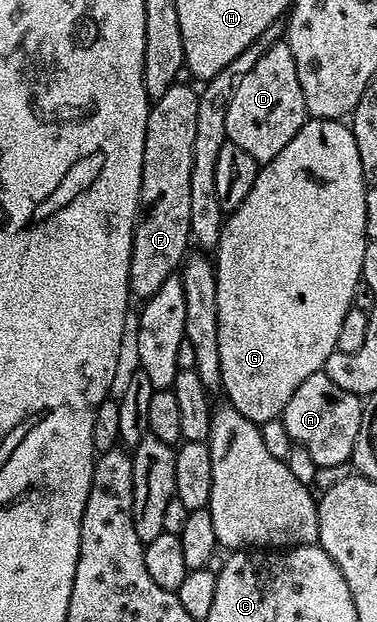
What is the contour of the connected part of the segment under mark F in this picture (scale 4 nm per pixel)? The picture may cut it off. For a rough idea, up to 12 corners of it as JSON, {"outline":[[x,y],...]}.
{"outline":[[199,93],[150,107],[129,288],[155,295],[191,241]]}

